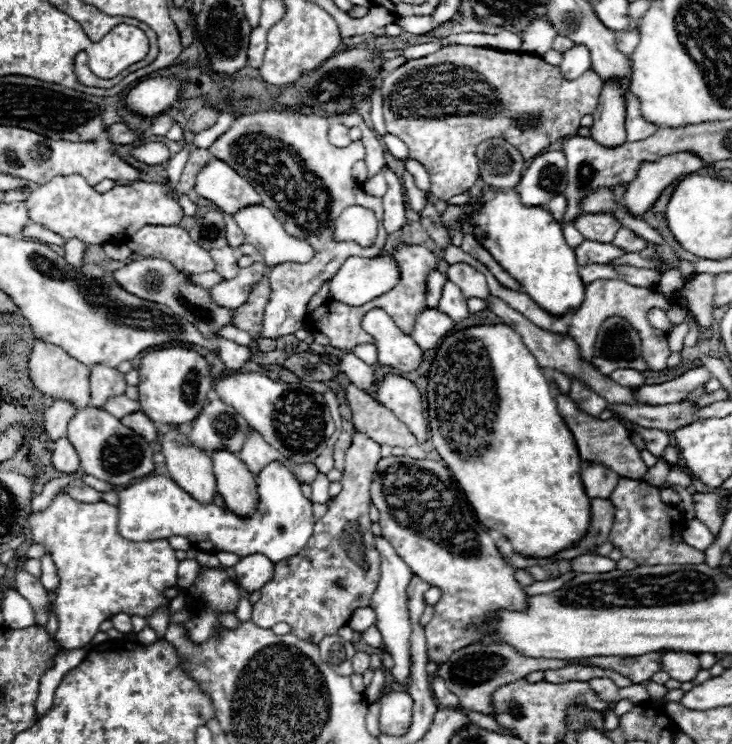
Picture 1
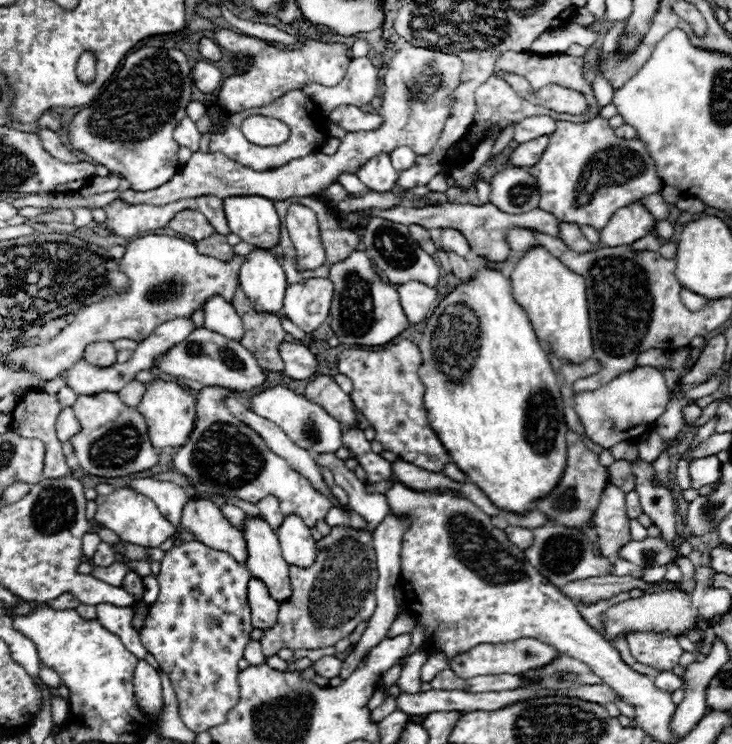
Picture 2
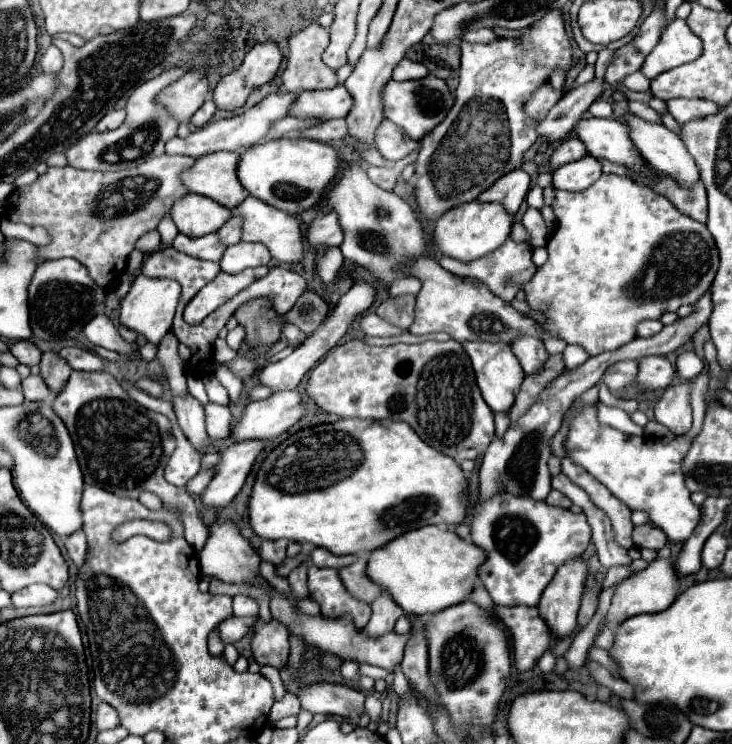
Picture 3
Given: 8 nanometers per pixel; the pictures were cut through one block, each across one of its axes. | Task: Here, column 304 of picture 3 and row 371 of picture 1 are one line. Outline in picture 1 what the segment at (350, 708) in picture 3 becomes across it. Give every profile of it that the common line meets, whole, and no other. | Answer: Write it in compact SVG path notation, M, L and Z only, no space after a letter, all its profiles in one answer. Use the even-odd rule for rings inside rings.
M698 366L670 382L652 384L652 386L646 384L646 386L638 388L638 400L646 402L646 404L656 404L656 406L682 402L692 390L696 390L698 386L704 386L710 378L712 378L712 374L704 366Z

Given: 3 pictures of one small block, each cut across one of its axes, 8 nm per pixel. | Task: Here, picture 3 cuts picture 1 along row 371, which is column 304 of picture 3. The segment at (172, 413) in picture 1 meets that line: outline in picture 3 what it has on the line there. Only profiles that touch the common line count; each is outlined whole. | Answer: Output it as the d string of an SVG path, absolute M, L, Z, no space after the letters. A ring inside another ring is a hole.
M278 138L246 148L236 166L236 176L254 198L276 206L290 216L298 216L322 200L322 194L330 180L336 178L338 170L338 152L330 144L306 138Z

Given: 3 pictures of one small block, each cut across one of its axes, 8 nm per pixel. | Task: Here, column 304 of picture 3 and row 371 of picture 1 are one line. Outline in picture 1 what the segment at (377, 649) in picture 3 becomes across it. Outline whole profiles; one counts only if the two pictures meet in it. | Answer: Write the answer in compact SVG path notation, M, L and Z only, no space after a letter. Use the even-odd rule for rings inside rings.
M624 368L624 370L616 370L610 374L610 378L626 388L640 388L644 386L644 374L640 370L634 368Z

